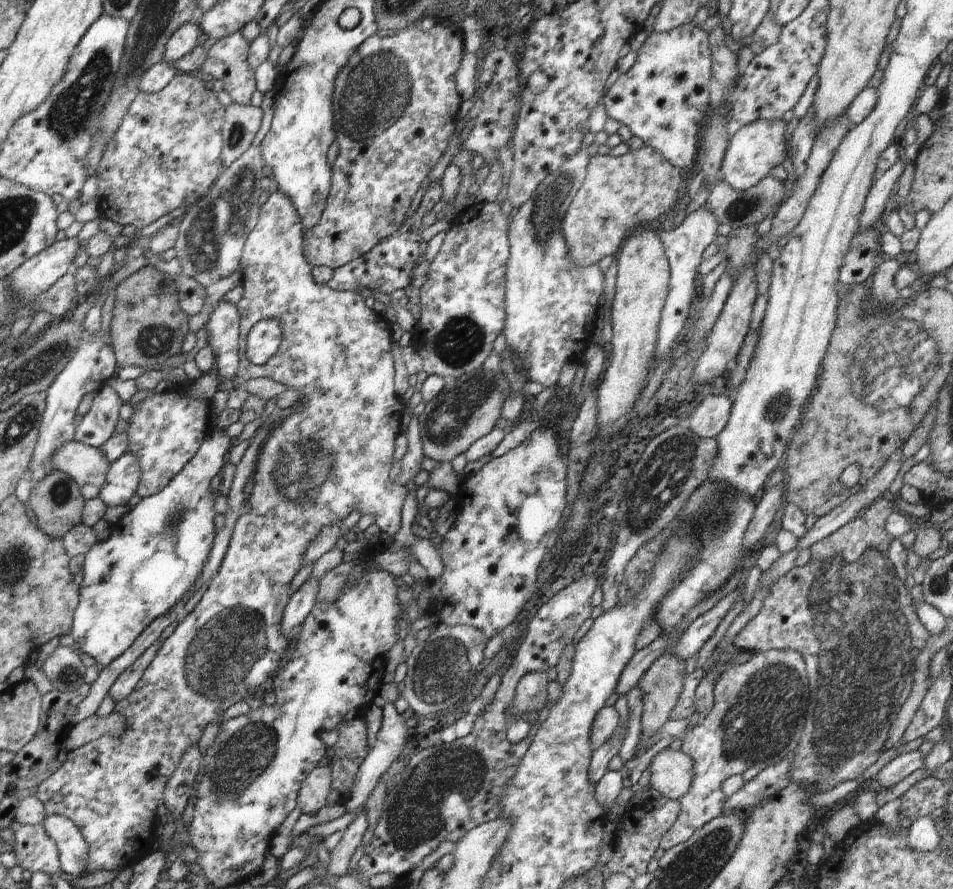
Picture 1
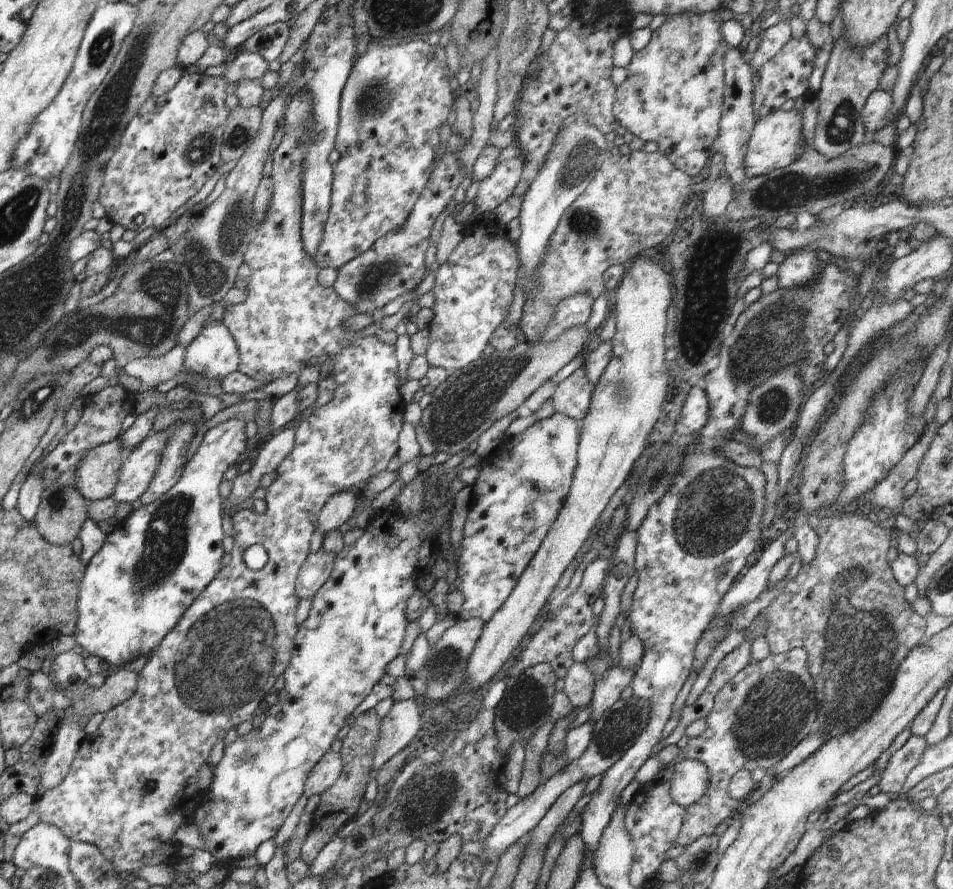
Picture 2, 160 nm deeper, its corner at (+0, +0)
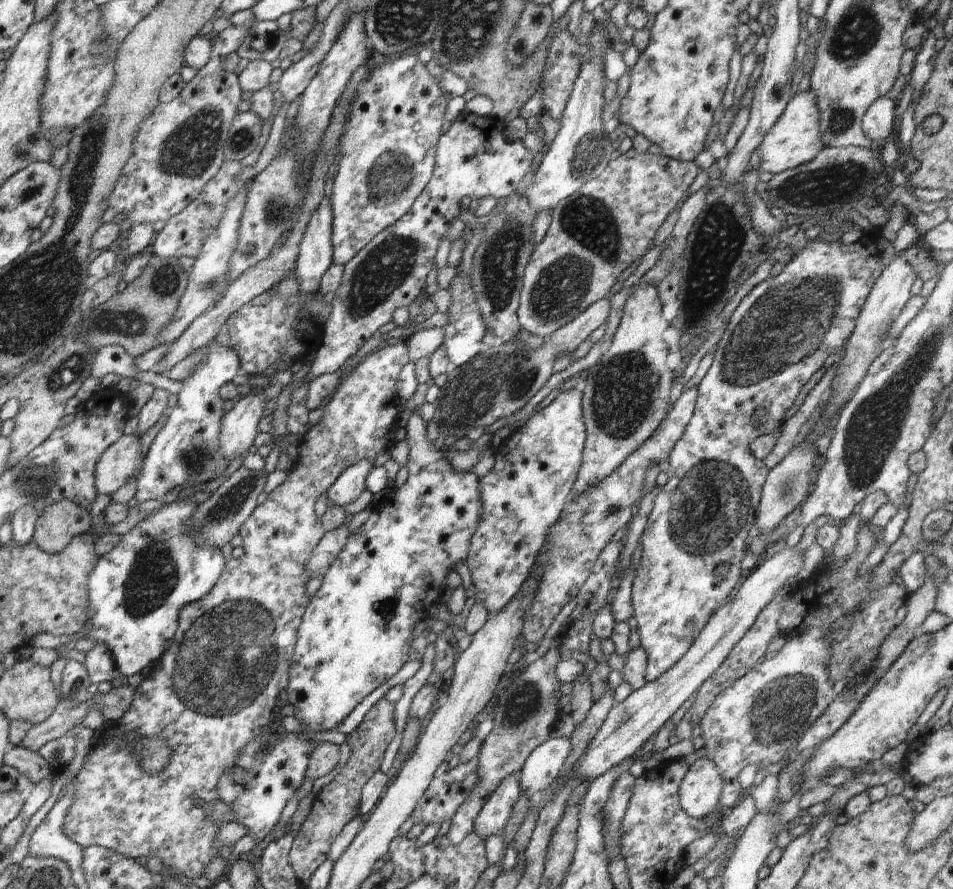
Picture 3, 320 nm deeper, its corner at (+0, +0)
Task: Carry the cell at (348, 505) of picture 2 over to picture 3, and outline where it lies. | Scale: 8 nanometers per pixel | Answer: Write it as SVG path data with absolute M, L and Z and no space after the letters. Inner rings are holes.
M362 459L351 464L327 490L328 502L344 508L346 504L354 502L366 489L365 480L373 468L374 462Z

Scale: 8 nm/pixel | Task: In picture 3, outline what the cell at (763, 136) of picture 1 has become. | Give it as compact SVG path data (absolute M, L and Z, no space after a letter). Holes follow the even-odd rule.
M811 90L799 91L786 105L780 118L762 139L761 164L756 170L775 175L811 161L824 147L819 129L819 108Z

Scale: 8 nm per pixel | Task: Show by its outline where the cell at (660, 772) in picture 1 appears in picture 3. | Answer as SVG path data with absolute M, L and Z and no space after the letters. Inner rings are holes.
M706 757L689 766L679 786L679 803L695 819L708 819L717 812L723 791L723 778L718 767Z

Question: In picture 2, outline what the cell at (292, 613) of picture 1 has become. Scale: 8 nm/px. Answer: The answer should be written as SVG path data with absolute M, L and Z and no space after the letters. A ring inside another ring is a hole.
M322 547L318 552L312 552L308 556L296 580L296 596L299 601L314 598L316 592L322 588L332 574L335 558L334 554L326 552Z

